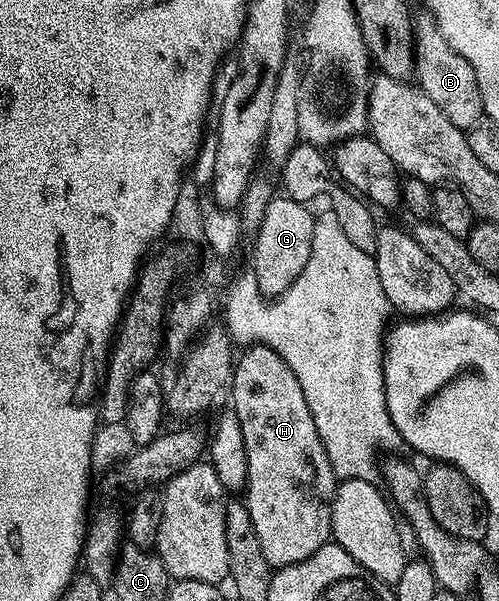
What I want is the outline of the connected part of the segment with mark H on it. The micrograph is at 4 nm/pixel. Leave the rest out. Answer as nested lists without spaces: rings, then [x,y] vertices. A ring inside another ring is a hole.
[[[252,344],[245,350],[248,351],[241,358],[239,355],[235,359],[232,368],[230,406],[238,416],[238,424],[242,424],[242,437],[246,439],[246,505],[250,520],[254,520],[254,532],[258,532],[258,544],[262,544],[268,565],[279,568],[298,564],[314,556],[318,548],[329,545],[332,538],[332,498],[338,479],[318,436],[318,428],[314,428],[314,416],[310,416],[306,396],[302,396],[302,384],[298,384],[298,376],[294,376],[286,360],[282,360],[282,356],[278,356],[278,352],[268,346]]]

